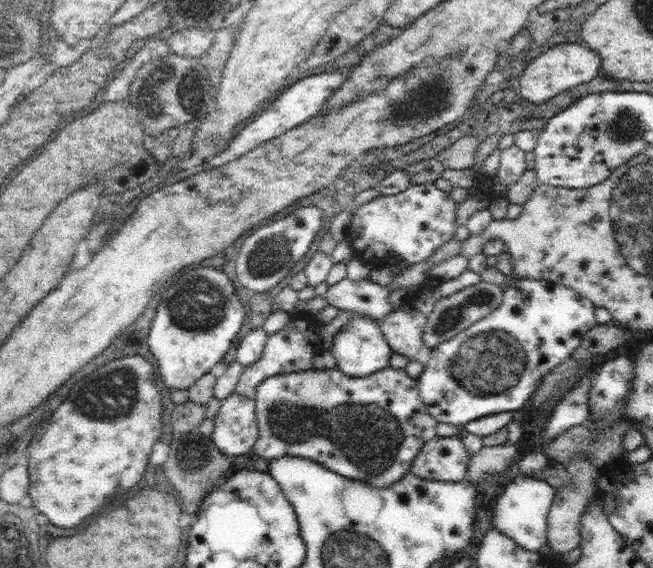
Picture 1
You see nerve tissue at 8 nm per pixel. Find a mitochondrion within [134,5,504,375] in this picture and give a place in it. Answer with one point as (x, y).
(196, 304)

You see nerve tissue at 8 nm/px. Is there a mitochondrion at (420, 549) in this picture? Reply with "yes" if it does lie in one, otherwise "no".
no

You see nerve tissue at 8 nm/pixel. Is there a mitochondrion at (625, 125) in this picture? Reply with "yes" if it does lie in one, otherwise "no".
yes

